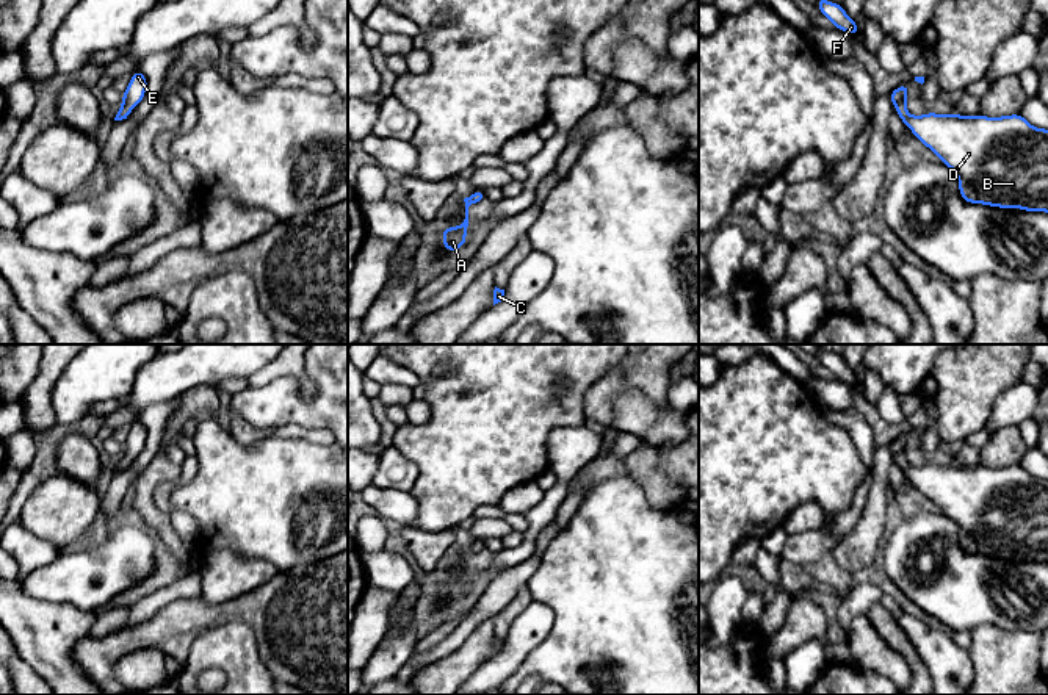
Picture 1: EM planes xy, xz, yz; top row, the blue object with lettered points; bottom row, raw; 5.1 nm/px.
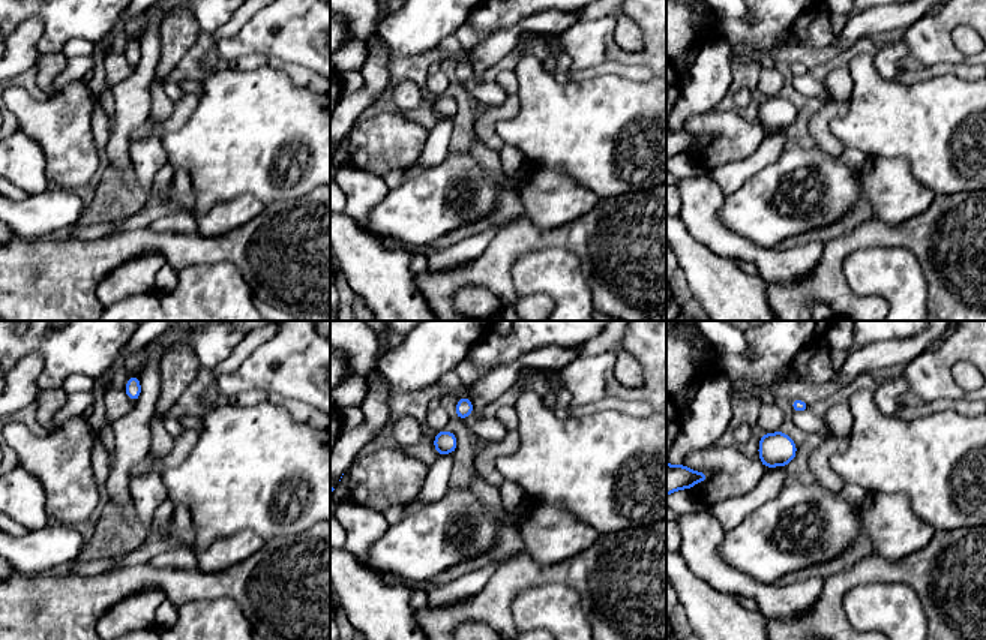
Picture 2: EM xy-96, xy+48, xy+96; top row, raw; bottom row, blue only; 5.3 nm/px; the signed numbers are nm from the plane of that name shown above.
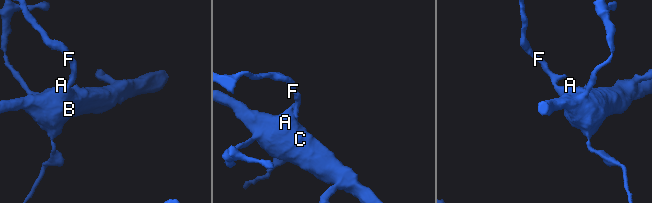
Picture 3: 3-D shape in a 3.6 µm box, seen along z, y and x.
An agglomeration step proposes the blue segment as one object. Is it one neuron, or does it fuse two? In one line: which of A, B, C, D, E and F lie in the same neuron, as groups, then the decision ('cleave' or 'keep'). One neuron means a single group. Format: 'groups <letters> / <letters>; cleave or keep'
groups A B C D E F; keep

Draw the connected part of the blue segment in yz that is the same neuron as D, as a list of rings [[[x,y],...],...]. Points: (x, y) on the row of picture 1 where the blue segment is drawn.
[[[907,85],[890,92],[896,113],[915,138],[938,155],[957,175],[959,193],[968,203],[1048,213],[1048,130],[1032,127],[1021,114],[987,117],[982,114],[910,116]]]

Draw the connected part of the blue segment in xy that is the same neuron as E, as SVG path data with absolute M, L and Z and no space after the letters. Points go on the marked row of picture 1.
M135 70L132 74L130 83L122 94L122 105L114 117L114 121L127 119L132 113L132 110L143 102L144 94L147 89L147 80L146 75L139 70Z

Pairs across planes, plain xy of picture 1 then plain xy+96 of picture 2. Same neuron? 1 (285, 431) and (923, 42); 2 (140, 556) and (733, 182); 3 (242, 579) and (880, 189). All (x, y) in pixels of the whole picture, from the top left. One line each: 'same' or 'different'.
1: different
2: different
3: same

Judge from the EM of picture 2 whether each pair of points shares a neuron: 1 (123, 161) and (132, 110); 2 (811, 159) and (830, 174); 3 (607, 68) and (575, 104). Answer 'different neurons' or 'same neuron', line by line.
1: same neuron
2: same neuron
3: different neurons

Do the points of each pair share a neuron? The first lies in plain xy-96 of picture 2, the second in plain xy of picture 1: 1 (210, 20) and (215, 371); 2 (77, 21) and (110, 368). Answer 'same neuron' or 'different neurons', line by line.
1: same neuron
2: same neuron

